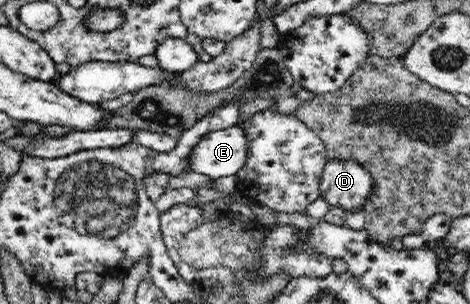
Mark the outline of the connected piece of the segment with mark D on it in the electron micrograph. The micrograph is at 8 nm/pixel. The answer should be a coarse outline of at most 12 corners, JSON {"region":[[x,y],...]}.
{"region":[[356,160],[326,161],[319,180],[330,206],[362,210],[376,183]]}

